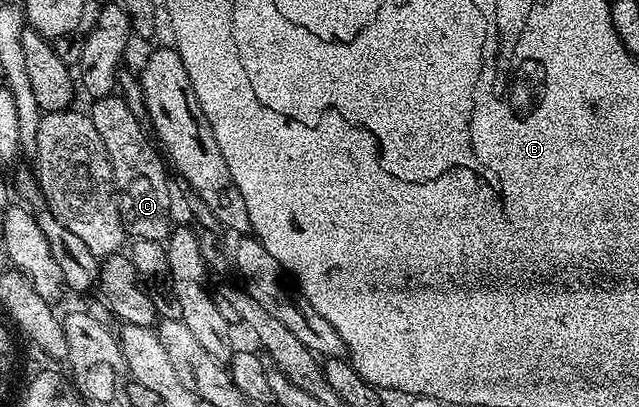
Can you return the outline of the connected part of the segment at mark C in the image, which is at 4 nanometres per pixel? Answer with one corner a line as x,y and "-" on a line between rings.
119,95
97,97
91,104
92,122
98,130
98,135
102,135
102,143
106,143
106,155
112,161
116,191
120,199
120,218
125,234
132,239
167,242
174,222
172,193
168,190
169,170
166,168
165,158
158,152
149,130
140,126
135,111

